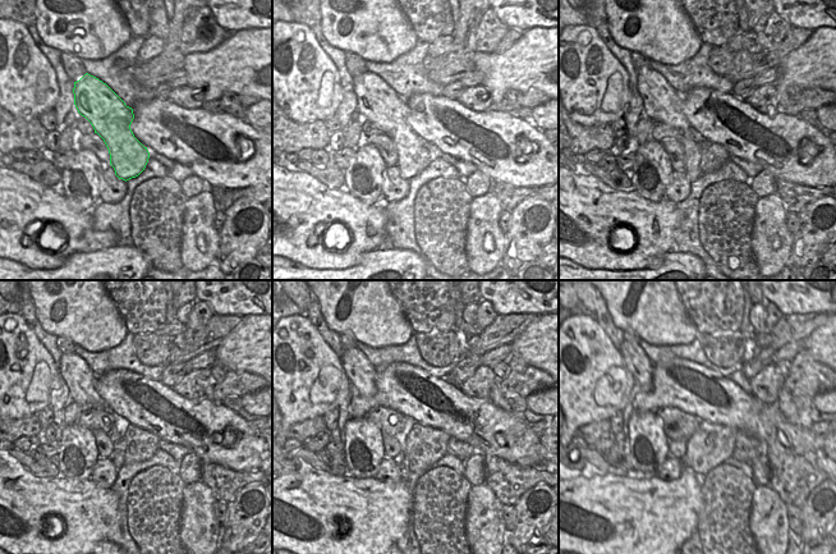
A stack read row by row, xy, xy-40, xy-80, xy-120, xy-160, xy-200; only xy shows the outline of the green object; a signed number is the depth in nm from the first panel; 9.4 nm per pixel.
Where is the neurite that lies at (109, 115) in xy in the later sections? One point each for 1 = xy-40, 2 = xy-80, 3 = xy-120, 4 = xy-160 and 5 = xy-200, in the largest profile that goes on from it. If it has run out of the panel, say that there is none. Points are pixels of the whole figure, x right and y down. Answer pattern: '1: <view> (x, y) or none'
1: xy-40 (377, 102)
2: xy-80 (662, 102)
3: xy-120 (79, 379)
4: xy-160 (359, 371)
5: xy-200 (637, 361)

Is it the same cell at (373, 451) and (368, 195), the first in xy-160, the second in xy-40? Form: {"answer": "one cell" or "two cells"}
{"answer": "one cell"}

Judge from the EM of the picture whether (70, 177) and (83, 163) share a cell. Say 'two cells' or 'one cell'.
one cell

